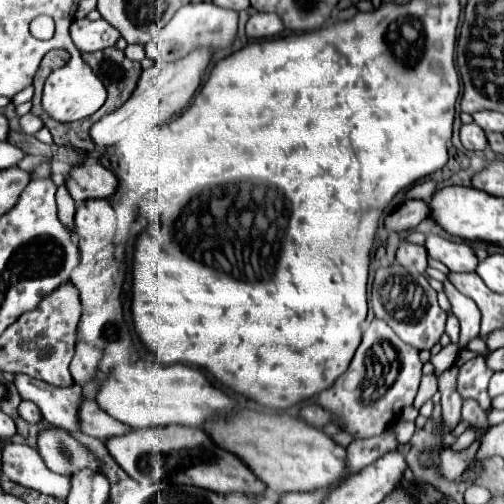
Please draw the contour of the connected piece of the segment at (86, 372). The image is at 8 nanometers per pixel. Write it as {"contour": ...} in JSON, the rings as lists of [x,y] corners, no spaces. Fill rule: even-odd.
{"contour":[[[77,341],[75,355],[73,355],[73,361],[69,365],[73,381],[81,385],[81,383],[93,379],[97,365],[99,365],[99,359],[101,359],[101,351],[97,347],[91,347],[83,341]]]}

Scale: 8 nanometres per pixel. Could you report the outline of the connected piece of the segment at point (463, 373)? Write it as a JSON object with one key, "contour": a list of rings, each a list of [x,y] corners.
{"contour":[[[477,355],[475,359],[459,365],[457,375],[457,391],[461,399],[475,399],[485,411],[491,409],[491,397],[487,393],[487,383],[491,379],[493,371],[485,365],[483,355]]]}

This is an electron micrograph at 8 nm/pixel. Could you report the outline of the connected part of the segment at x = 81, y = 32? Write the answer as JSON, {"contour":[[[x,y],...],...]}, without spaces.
{"contour":[[[85,17],[85,19],[73,21],[73,25],[71,25],[71,39],[79,51],[89,53],[89,51],[113,47],[119,37],[121,37],[119,31],[115,27],[111,27],[105,19],[89,21]]]}

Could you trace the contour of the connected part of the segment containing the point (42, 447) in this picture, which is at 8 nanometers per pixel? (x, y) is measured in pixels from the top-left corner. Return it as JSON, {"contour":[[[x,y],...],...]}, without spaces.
{"contour":[[[49,427],[39,435],[39,455],[45,465],[59,475],[73,475],[77,469],[91,467],[101,471],[95,455],[89,453],[81,443],[77,443],[65,429]]]}

